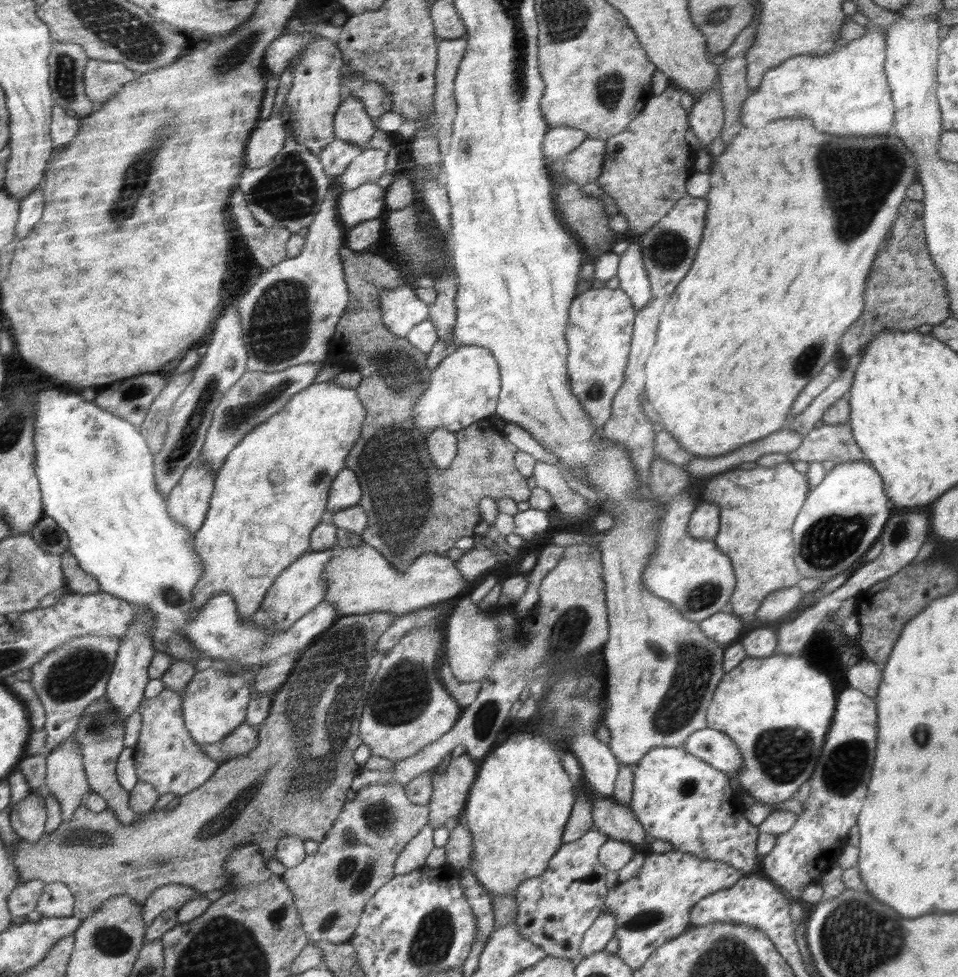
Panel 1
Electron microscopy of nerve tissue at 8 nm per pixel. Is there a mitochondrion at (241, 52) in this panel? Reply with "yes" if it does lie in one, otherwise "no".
yes

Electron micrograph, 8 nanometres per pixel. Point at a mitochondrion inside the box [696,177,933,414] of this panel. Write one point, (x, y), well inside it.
(806, 361)

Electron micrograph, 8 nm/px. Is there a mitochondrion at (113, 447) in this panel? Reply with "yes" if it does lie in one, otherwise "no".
yes

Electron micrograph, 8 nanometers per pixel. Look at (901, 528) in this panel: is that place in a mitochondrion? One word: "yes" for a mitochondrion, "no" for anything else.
yes

